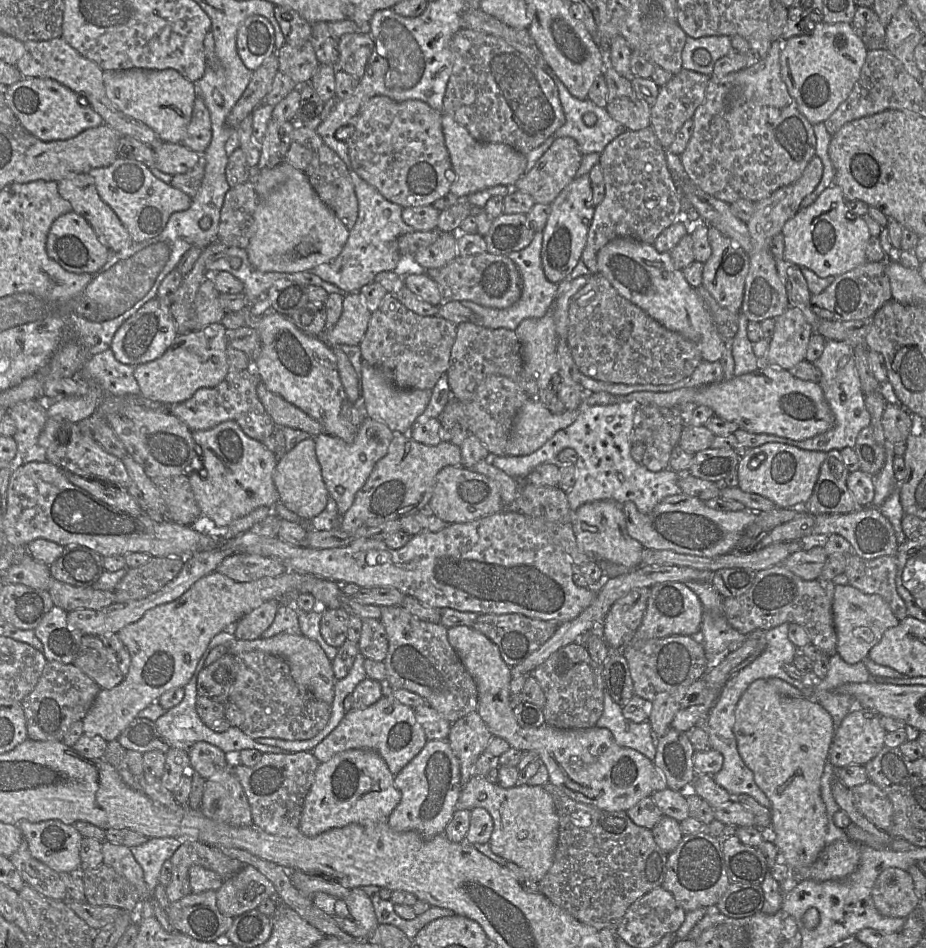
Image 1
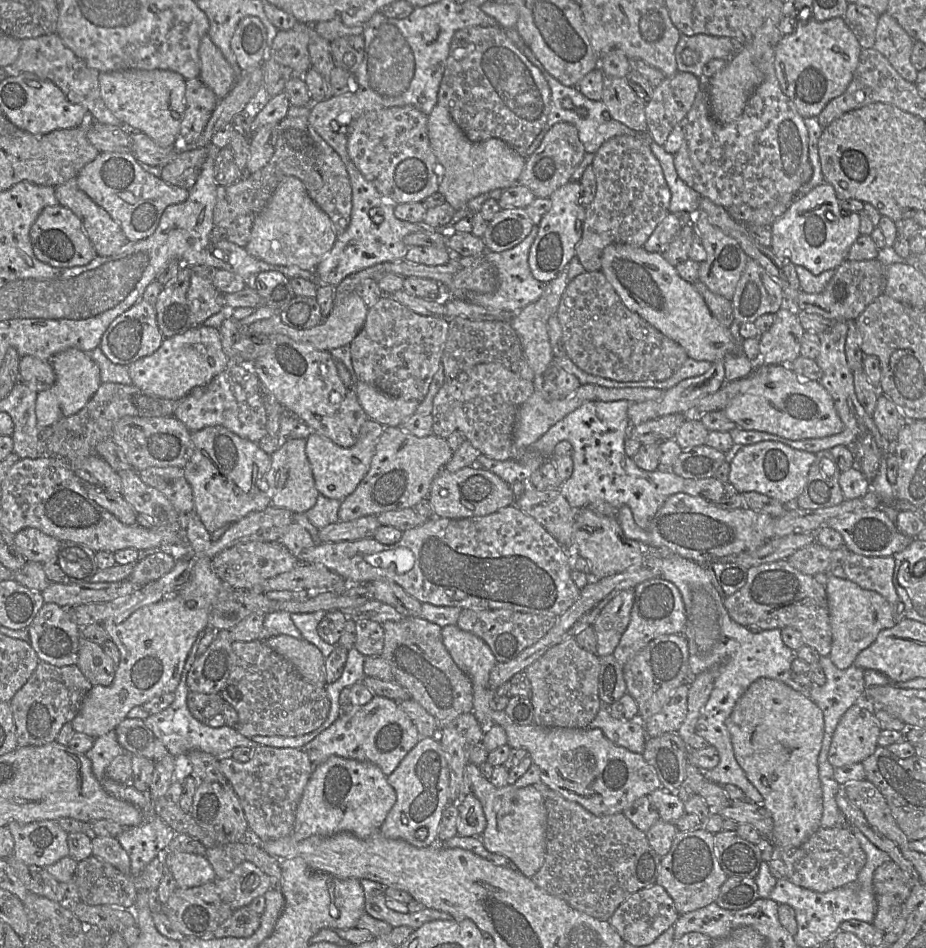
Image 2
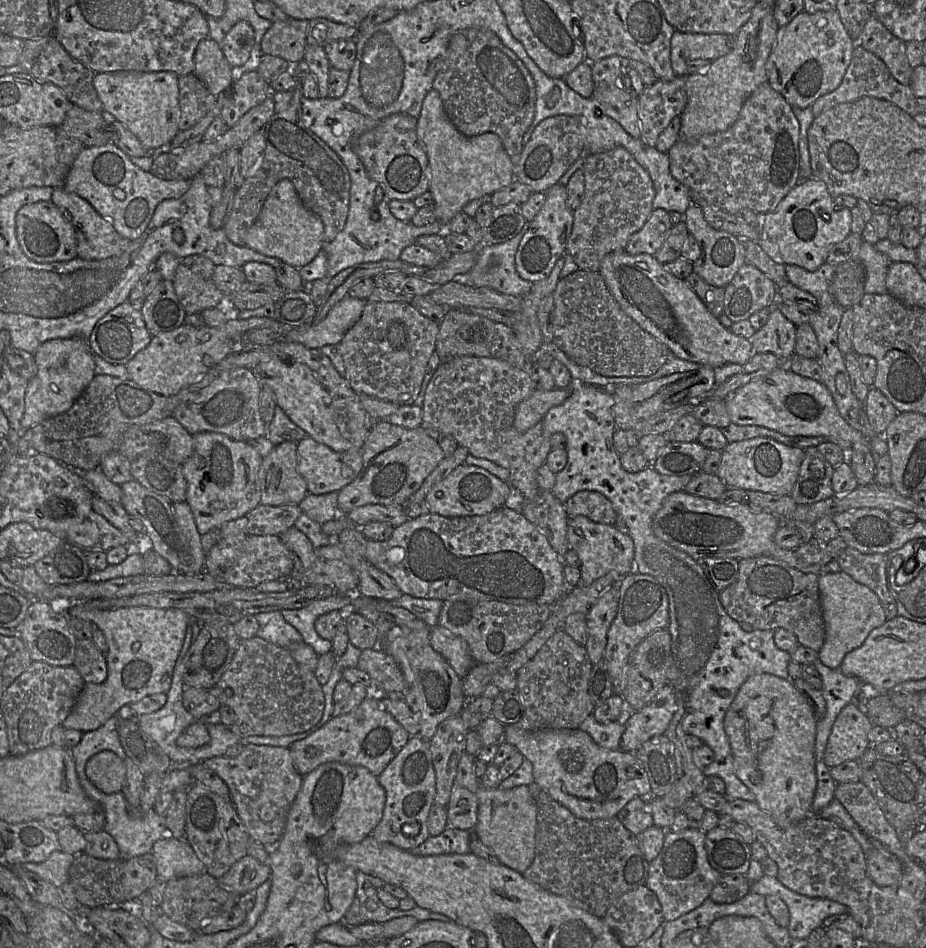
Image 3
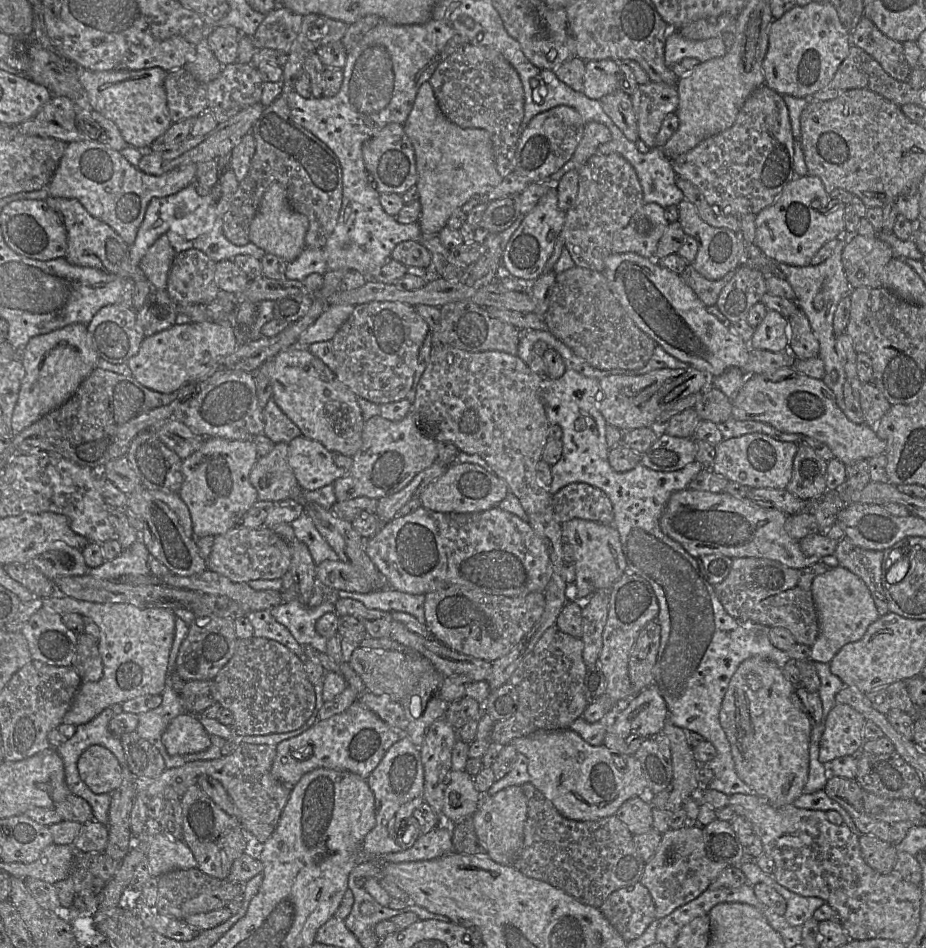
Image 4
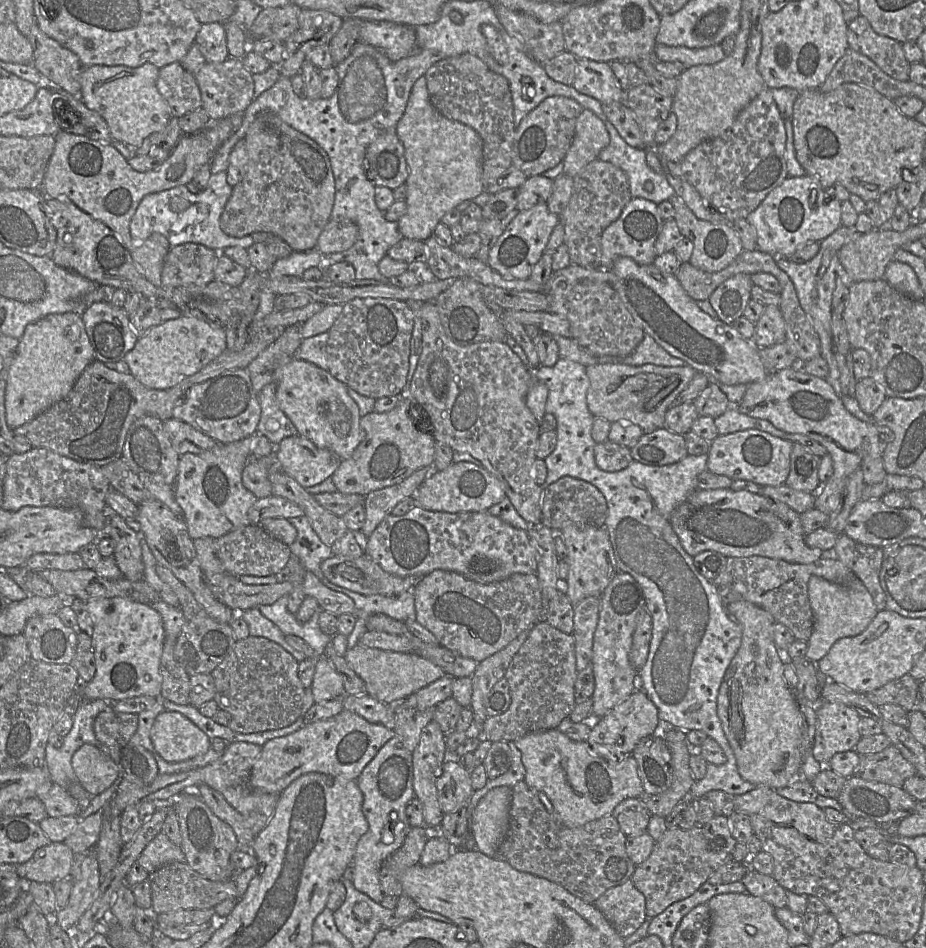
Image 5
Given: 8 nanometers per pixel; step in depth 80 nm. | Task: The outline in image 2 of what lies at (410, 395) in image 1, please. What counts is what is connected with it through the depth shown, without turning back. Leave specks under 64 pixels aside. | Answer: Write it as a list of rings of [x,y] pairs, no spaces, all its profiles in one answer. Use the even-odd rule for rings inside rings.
[[[350,372],[353,390],[368,418],[383,426],[400,427],[409,416],[416,413],[420,401],[404,399],[384,393],[373,385],[360,381],[355,372]]]

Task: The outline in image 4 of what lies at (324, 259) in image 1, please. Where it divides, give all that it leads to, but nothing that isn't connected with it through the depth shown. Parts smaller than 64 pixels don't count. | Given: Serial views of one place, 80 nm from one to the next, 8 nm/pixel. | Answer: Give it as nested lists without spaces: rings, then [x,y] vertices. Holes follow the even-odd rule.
[[[273,183],[265,192],[250,225],[249,242],[263,249],[266,253],[274,254],[289,263],[294,261],[306,249],[305,236],[308,227],[308,218],[291,208],[286,189],[280,183]]]

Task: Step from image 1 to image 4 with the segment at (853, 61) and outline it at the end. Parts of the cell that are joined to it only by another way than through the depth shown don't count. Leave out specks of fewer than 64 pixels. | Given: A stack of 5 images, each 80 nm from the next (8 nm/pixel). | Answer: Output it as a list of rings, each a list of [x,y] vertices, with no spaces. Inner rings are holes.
[[[811,2],[805,6],[795,5],[781,18],[774,19],[769,29],[769,46],[762,63],[765,85],[781,96],[790,95],[797,98],[810,96],[826,87],[833,79],[840,64],[849,54],[850,33],[842,25],[836,8],[832,3]]]

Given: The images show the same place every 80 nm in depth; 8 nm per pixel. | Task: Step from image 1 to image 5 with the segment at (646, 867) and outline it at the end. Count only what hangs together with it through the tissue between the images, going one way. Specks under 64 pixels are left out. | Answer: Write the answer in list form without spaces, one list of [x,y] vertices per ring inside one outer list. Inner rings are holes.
[[[524,781],[511,789],[508,829],[497,849],[497,859],[518,871],[560,884],[572,895],[592,904],[609,888],[631,880],[637,865],[627,855],[627,836],[613,816],[569,828],[548,813],[536,791]]]

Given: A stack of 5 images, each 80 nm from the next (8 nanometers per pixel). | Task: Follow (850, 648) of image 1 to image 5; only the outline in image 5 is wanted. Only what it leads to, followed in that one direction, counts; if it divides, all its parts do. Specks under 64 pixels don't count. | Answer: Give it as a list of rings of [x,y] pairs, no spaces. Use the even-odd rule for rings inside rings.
[[[812,576],[808,581],[808,596],[814,615],[814,628],[807,642],[805,658],[814,662],[821,660],[839,639],[861,634],[878,613],[871,594],[860,579],[840,585]]]

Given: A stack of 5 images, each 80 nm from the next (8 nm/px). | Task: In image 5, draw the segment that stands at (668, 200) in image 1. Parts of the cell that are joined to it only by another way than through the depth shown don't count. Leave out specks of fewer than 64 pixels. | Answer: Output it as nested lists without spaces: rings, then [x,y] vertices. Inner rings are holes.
[[[599,158],[587,164],[573,179],[573,191],[569,204],[559,216],[565,231],[564,244],[568,248],[572,264],[599,269],[602,233],[619,218],[624,207],[633,198],[629,180],[622,169]]]

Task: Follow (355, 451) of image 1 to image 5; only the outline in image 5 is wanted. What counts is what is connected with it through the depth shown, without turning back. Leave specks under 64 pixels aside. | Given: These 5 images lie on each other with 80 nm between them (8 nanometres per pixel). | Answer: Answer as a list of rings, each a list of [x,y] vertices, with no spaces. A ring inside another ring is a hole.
[[[298,434],[281,440],[275,446],[274,456],[279,469],[304,488],[332,477],[343,460],[336,453],[319,448]]]

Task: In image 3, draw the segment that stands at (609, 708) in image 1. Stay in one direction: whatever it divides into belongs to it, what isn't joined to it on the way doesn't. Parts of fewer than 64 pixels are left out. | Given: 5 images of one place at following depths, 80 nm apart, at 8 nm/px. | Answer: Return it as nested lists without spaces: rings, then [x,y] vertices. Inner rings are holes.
[[[624,705],[618,720],[608,723],[599,723],[591,715],[581,723],[579,729],[587,732],[600,746],[611,750],[621,750],[620,742],[625,731],[624,723],[627,719],[627,713],[629,713],[629,708]]]

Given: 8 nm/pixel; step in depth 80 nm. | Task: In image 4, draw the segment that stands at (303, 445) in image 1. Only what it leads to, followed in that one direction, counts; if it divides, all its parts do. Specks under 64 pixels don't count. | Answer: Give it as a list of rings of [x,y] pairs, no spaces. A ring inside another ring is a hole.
[[[288,444],[274,445],[272,451],[259,457],[249,475],[261,501],[293,499],[304,504],[303,489],[288,464]]]

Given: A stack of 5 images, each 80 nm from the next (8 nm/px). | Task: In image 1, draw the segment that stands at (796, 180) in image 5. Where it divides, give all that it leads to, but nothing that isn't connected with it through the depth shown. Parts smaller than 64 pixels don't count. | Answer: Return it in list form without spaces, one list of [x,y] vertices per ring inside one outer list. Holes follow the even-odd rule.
[[[832,184],[810,206],[801,208],[782,229],[783,259],[810,269],[820,278],[836,277],[868,262],[866,248],[872,235],[863,218],[848,211],[846,202],[841,188]]]

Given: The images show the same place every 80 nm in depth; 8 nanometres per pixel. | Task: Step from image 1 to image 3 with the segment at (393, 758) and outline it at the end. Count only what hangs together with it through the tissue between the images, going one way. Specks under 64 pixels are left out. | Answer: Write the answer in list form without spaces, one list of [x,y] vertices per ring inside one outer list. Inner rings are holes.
[[[369,696],[351,712],[332,717],[308,737],[292,743],[289,750],[297,772],[305,776],[321,764],[337,761],[366,767],[378,776],[411,737],[385,710],[381,699]]]

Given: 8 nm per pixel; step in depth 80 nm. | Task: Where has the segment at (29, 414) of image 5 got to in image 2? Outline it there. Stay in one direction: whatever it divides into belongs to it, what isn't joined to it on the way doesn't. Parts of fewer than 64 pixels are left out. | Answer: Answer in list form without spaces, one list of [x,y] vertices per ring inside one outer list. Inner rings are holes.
[[[69,348],[52,356],[49,362],[55,372],[55,382],[50,388],[38,391],[35,406],[41,428],[80,411],[102,383],[98,365],[82,350]]]

